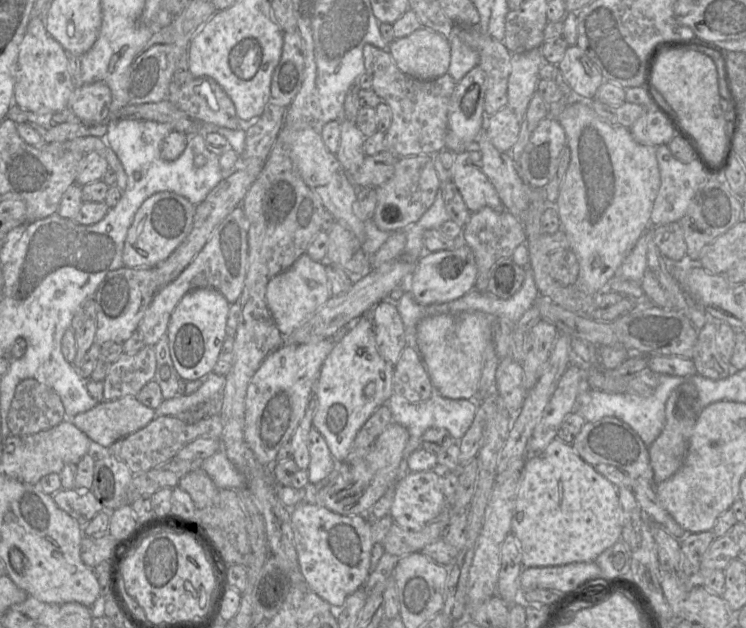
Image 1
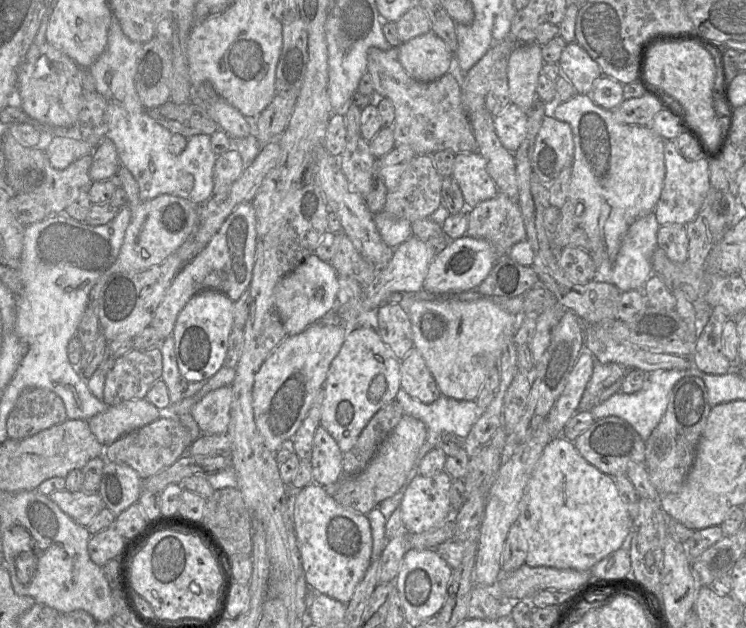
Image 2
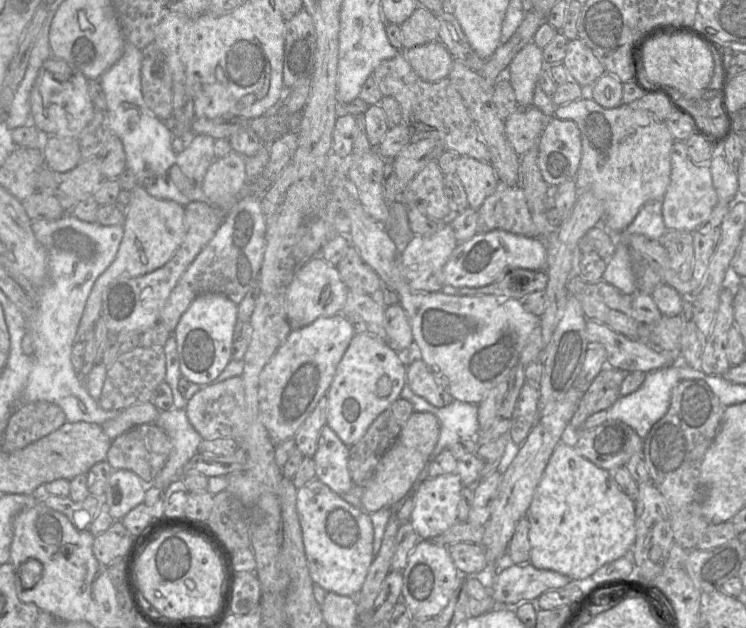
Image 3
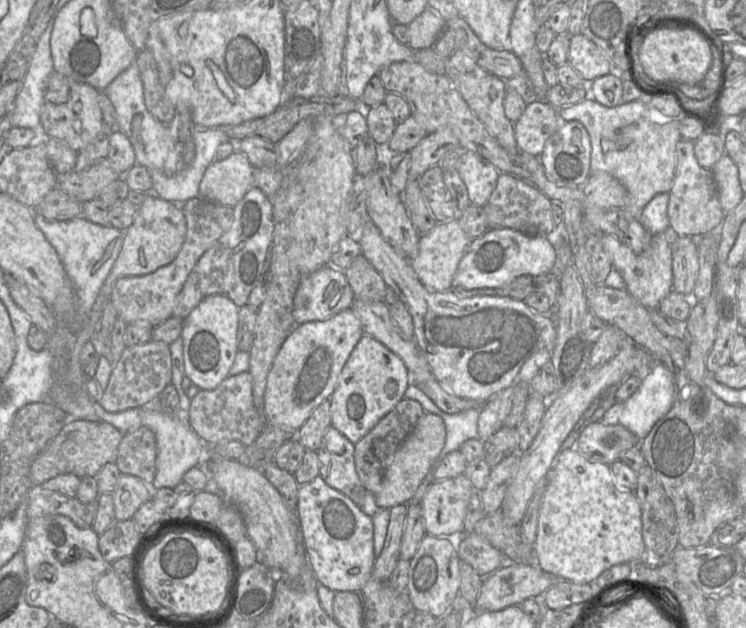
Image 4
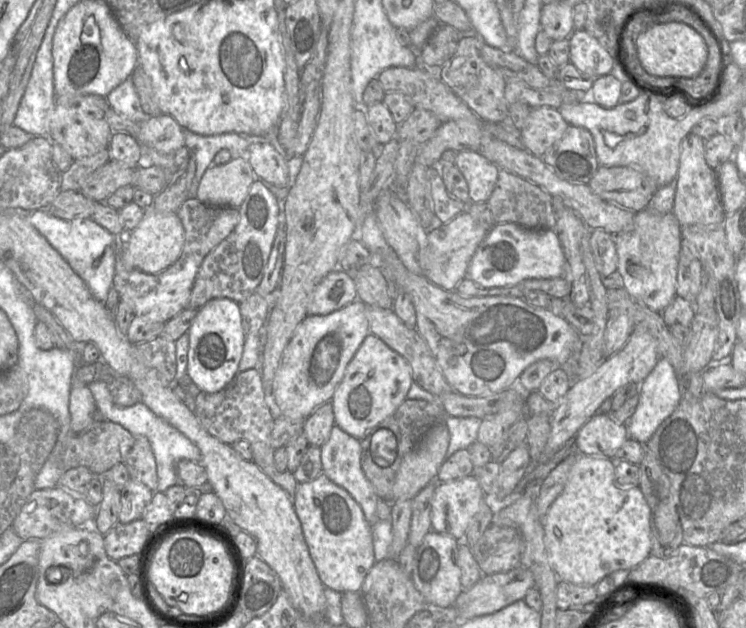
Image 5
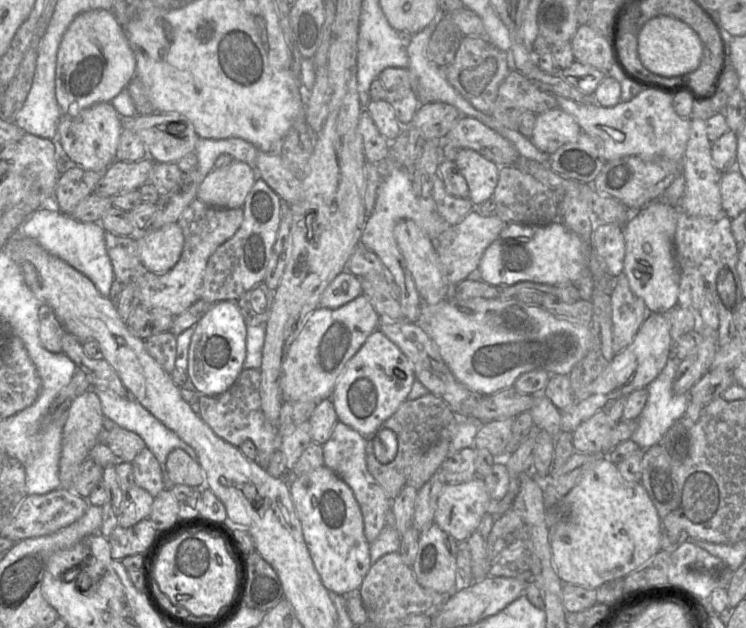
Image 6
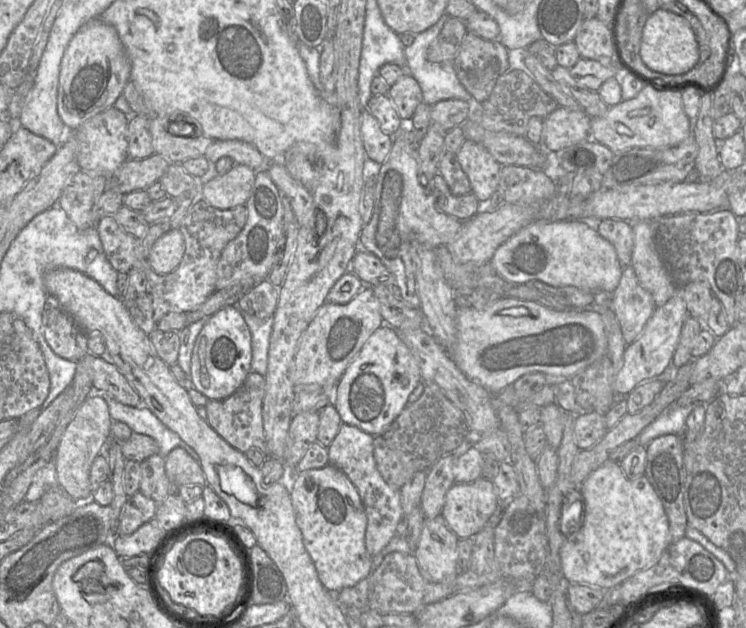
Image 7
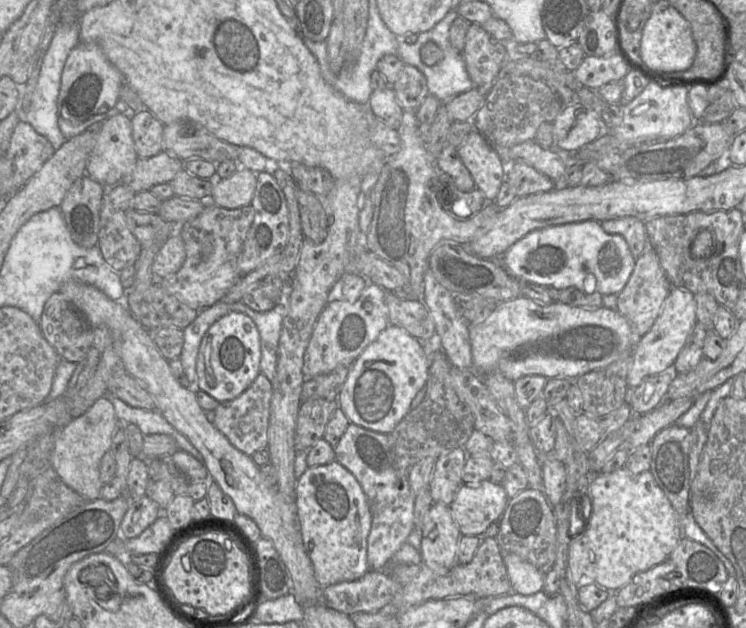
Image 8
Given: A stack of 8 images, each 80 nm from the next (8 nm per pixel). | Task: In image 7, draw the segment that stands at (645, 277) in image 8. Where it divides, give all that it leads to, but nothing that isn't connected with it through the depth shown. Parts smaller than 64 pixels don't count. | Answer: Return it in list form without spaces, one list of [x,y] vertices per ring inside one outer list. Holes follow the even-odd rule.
[[[631,265],[623,268],[611,308],[626,345],[636,340],[656,309],[652,295],[640,285]]]

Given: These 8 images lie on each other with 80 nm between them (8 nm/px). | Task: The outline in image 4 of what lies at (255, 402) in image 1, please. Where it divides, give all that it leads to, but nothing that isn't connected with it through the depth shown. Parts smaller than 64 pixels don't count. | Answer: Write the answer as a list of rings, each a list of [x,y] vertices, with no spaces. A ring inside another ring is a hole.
[[[351,308],[326,320],[296,325],[281,345],[267,377],[264,393],[267,422],[286,432],[297,433],[313,410],[324,400],[330,399],[346,361],[364,333],[360,319]]]

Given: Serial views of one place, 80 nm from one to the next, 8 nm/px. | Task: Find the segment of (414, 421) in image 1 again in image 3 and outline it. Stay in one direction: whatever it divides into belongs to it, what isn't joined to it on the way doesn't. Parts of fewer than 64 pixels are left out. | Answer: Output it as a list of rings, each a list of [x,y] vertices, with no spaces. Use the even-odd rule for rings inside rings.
[[[407,383],[400,393],[400,398],[409,400],[415,412],[430,412],[440,422],[439,439],[429,461],[433,461],[438,454],[452,443],[461,439],[474,439],[479,432],[478,405],[476,404],[455,399],[445,407],[435,407],[415,394]]]

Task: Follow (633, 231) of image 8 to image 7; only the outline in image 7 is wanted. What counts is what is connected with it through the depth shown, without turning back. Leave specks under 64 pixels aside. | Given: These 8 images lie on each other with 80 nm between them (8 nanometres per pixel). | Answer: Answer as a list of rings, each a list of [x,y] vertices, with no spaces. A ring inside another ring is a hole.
[[[604,219],[599,221],[596,231],[614,246],[620,265],[629,266],[633,249],[632,224],[625,220]]]

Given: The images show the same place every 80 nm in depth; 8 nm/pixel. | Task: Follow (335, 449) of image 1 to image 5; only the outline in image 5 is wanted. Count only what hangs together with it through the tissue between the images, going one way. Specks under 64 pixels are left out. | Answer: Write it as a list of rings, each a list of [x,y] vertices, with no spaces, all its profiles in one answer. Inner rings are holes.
[[[369,333],[348,363],[331,399],[335,424],[351,436],[363,439],[402,404],[412,383],[408,361],[379,337]]]

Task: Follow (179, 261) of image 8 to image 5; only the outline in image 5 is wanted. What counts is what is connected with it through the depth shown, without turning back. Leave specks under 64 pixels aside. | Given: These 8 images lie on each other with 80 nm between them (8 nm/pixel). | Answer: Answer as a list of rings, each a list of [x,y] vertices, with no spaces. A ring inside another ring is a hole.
[[[151,206],[145,209],[144,217],[138,226],[131,232],[125,232],[121,258],[127,268],[157,274],[178,260],[184,242],[185,231],[177,212],[158,212]]]

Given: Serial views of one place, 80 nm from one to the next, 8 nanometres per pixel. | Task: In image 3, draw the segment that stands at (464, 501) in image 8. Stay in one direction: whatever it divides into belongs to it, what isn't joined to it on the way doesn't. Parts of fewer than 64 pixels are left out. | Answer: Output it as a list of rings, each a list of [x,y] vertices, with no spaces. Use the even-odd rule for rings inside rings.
[[[456,473],[428,478],[420,484],[409,520],[420,539],[435,539],[458,521],[463,485]]]

